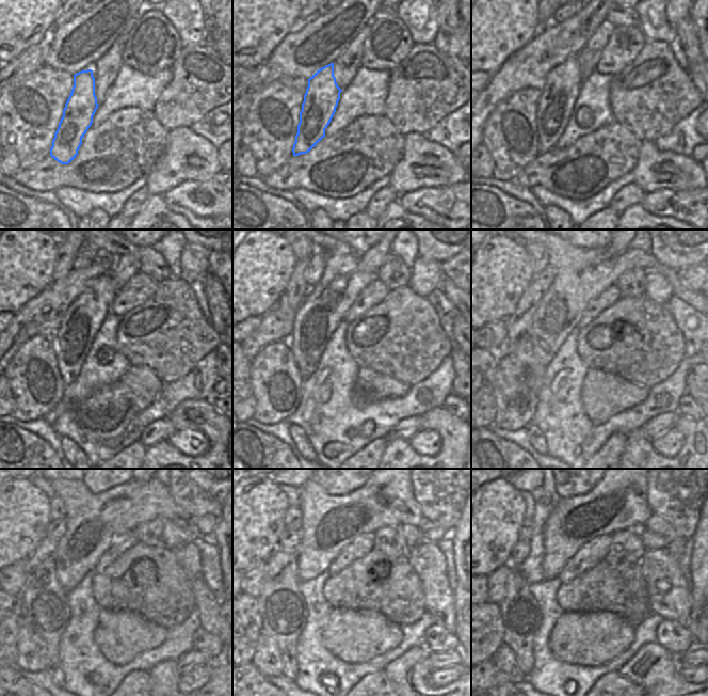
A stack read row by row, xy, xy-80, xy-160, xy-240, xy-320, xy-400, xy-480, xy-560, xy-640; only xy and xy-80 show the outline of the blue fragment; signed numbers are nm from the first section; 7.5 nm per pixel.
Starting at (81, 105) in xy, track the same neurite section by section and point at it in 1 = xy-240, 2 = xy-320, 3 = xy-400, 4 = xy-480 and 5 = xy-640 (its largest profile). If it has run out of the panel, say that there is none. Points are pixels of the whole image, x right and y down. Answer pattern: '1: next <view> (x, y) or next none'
1: next xy-240 (83, 318)
2: next xy-320 (327, 301)
3: next xy-400 (581, 273)
4: next xy-480 (94, 520)
5: next xy-640 (618, 502)

